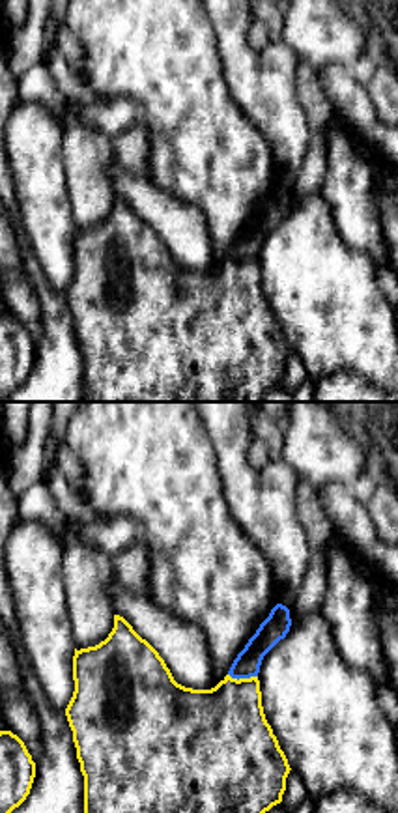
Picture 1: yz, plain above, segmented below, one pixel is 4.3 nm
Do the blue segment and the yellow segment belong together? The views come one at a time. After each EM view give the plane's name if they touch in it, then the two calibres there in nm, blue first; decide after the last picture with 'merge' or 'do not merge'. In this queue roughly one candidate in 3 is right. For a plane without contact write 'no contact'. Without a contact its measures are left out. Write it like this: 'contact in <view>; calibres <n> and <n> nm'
contact in yz; calibres 110 and 380 nm

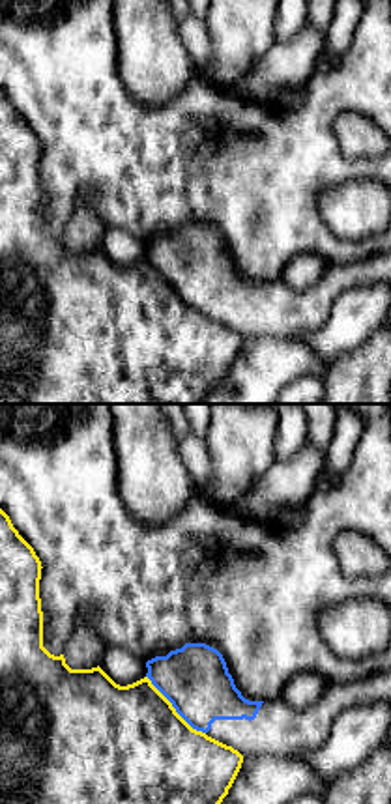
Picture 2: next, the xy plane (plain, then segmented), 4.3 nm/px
contact in xy; calibres 300 and 500 nm

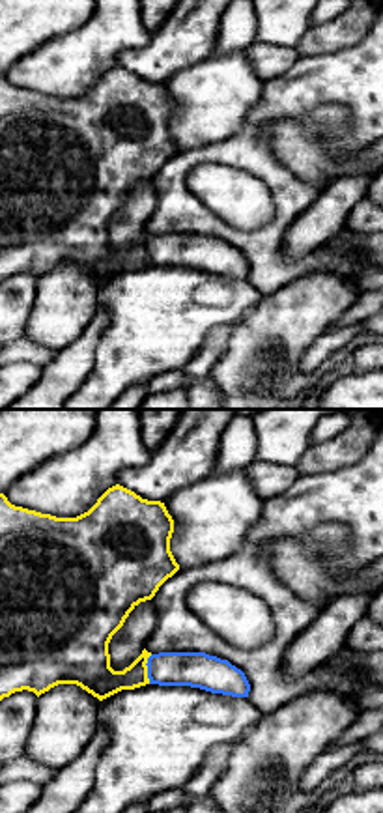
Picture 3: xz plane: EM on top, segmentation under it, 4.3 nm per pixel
contact in xz; calibres 160 and 180 nm

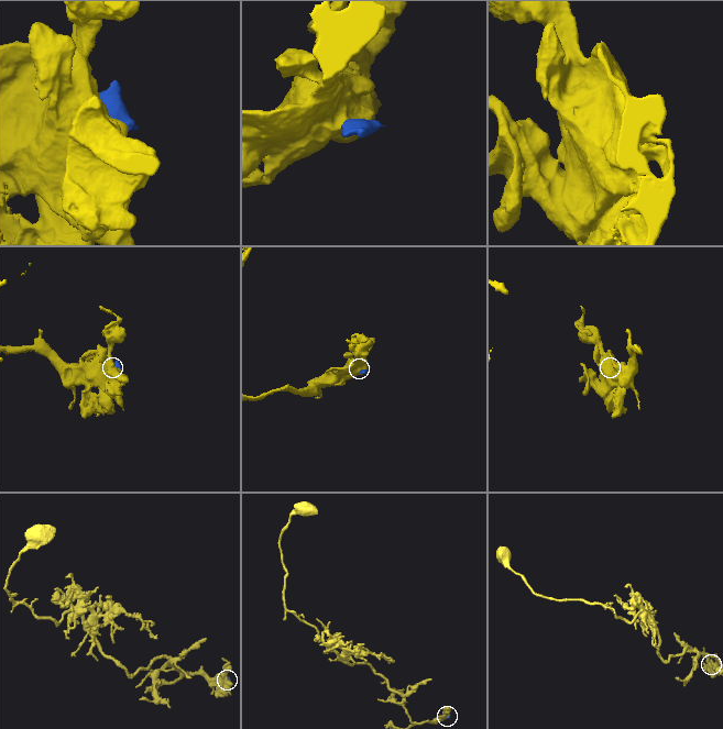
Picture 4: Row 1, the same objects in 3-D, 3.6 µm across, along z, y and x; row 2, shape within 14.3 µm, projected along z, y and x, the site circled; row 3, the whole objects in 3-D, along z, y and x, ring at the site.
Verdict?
do not merge

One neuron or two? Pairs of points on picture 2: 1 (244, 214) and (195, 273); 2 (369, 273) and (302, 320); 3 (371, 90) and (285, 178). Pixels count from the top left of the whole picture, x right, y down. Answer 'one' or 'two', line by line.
1: two
2: one
3: one

